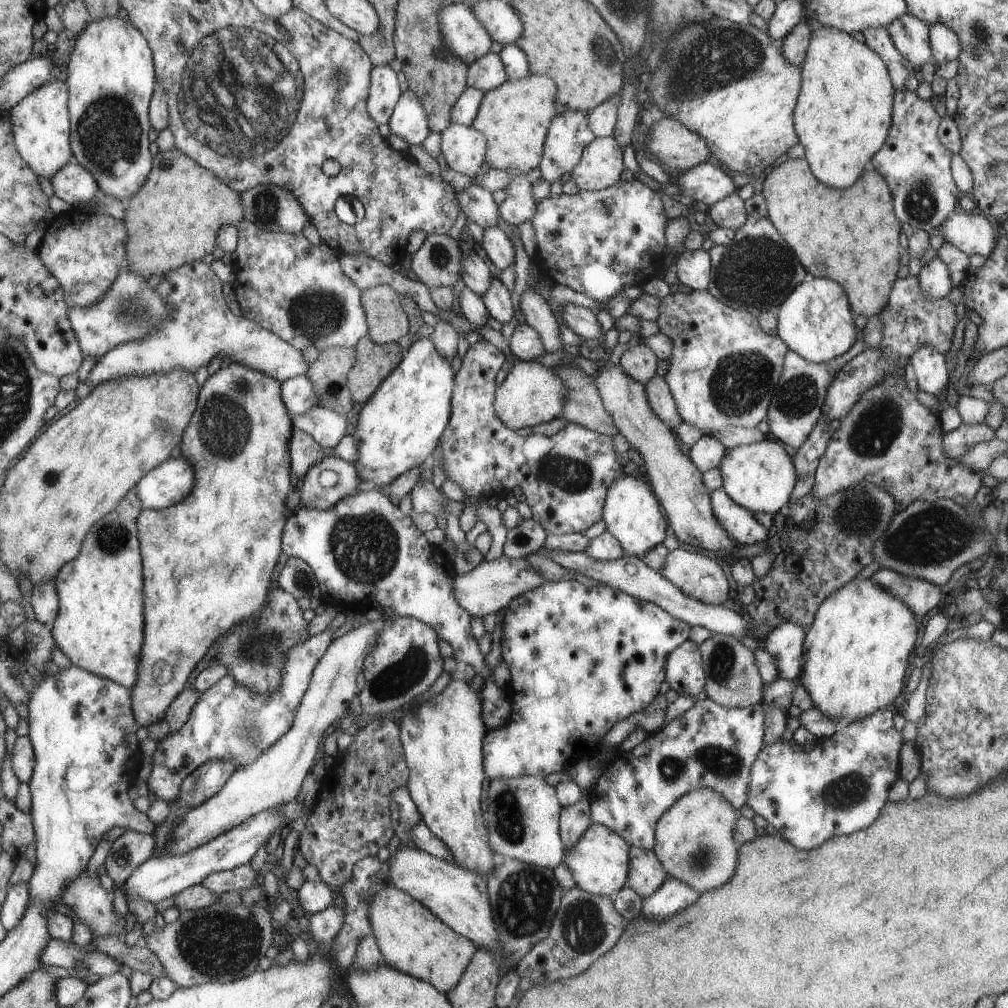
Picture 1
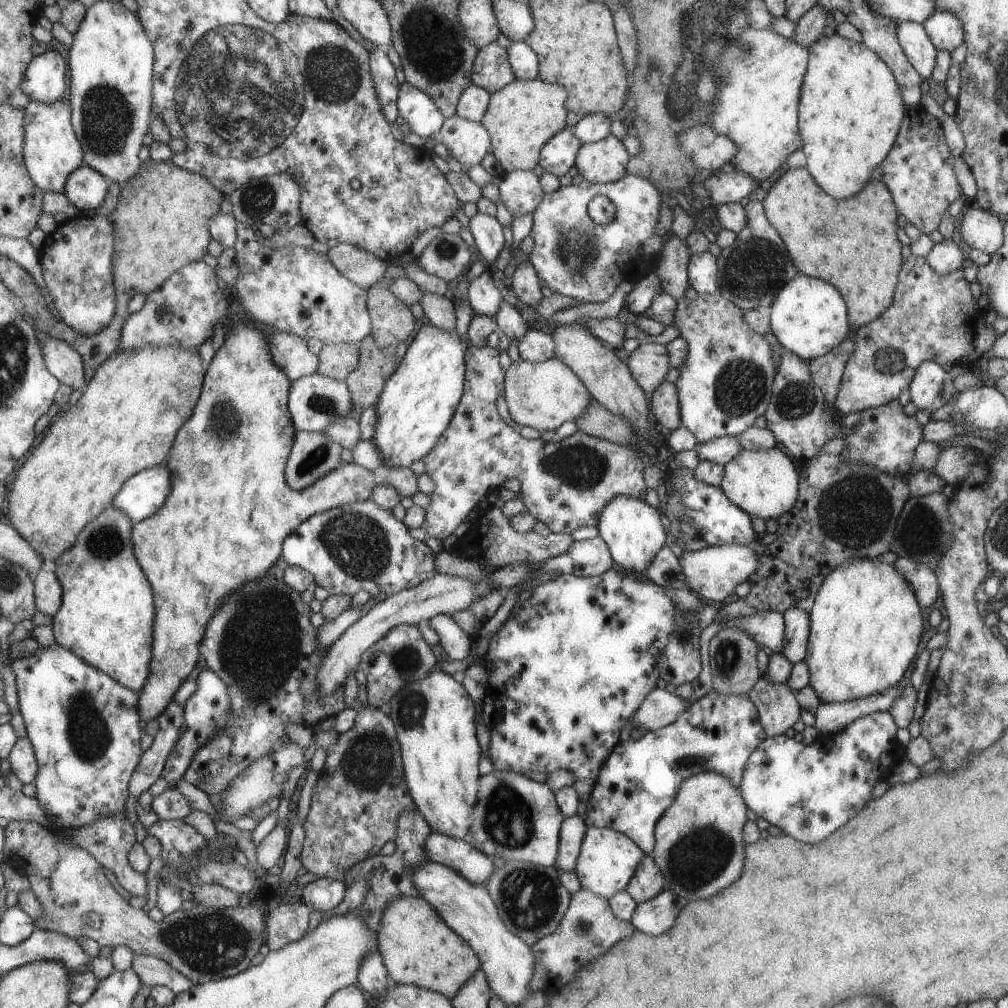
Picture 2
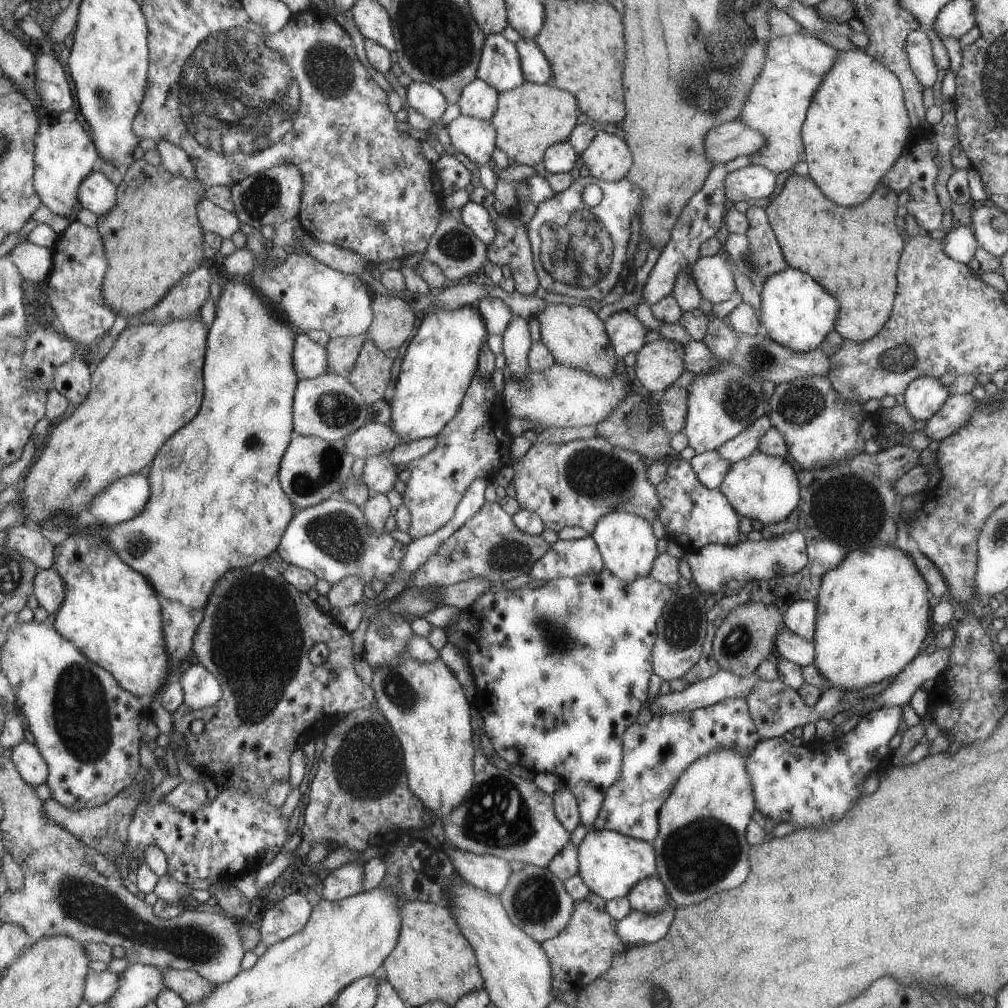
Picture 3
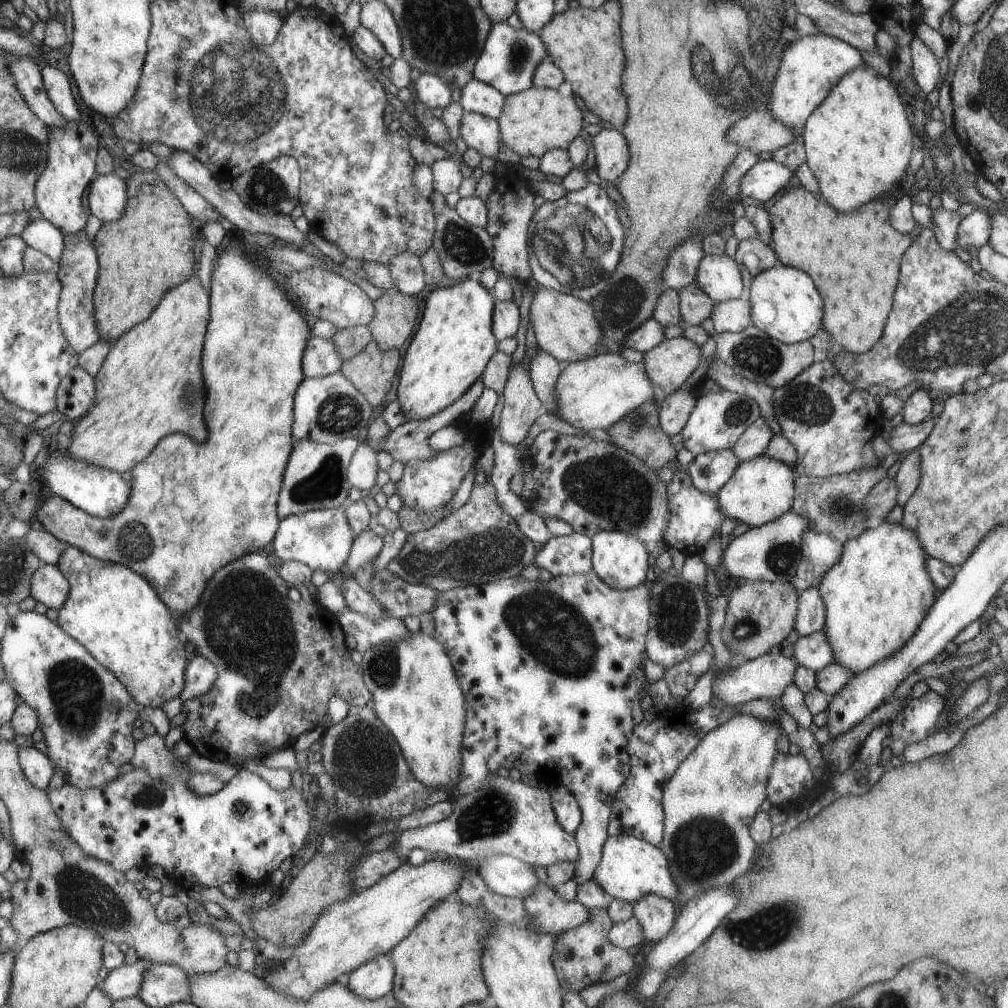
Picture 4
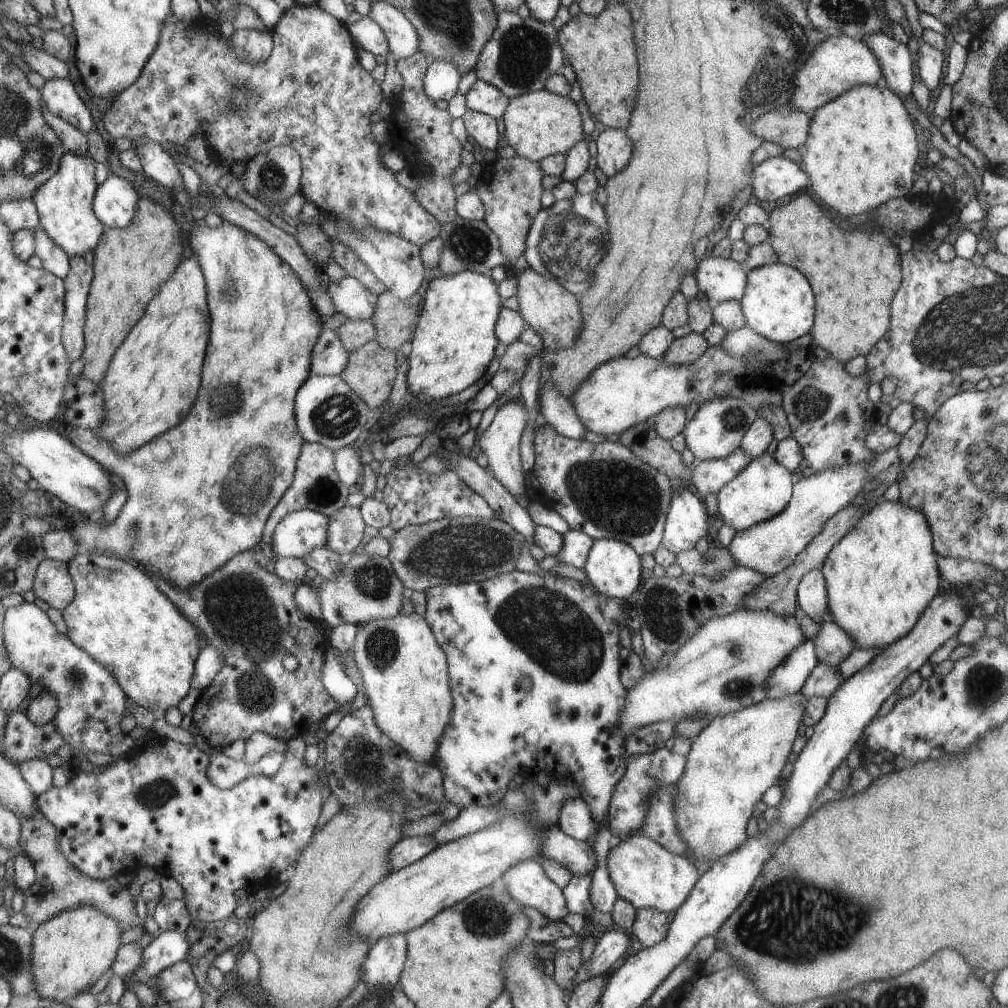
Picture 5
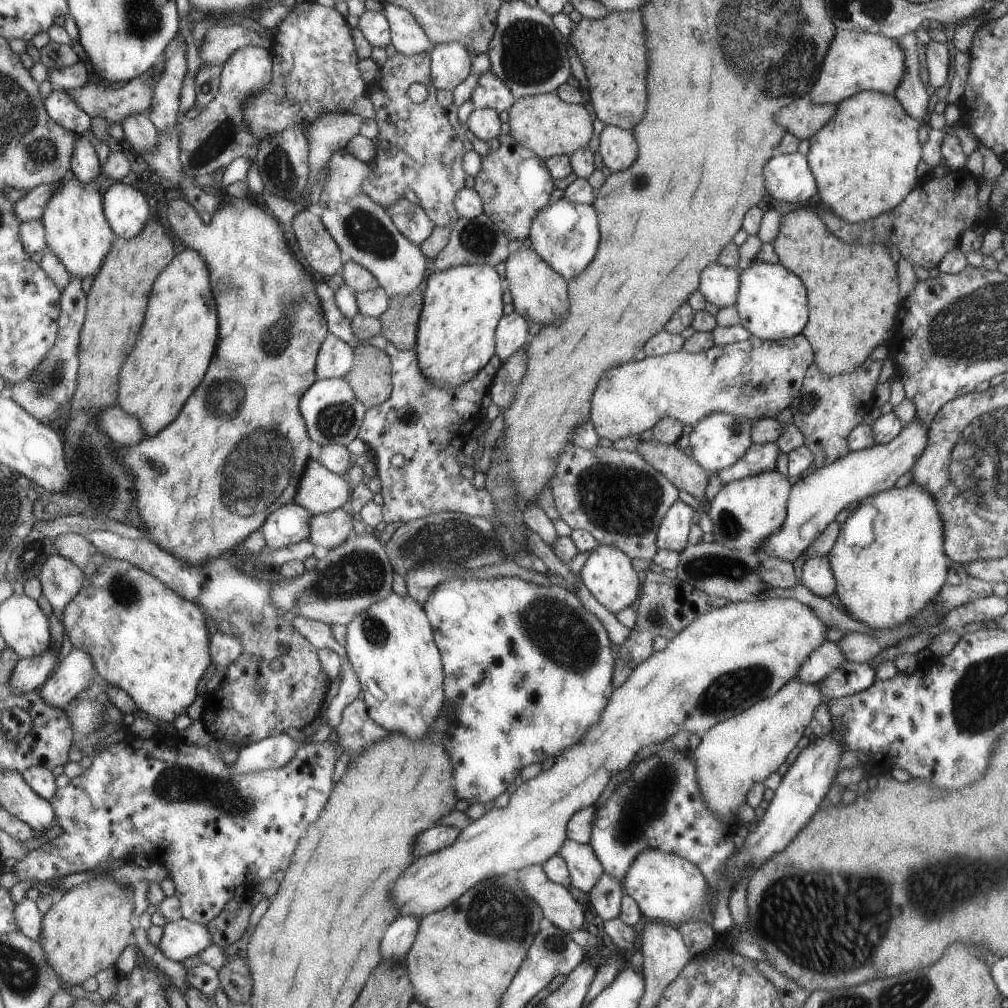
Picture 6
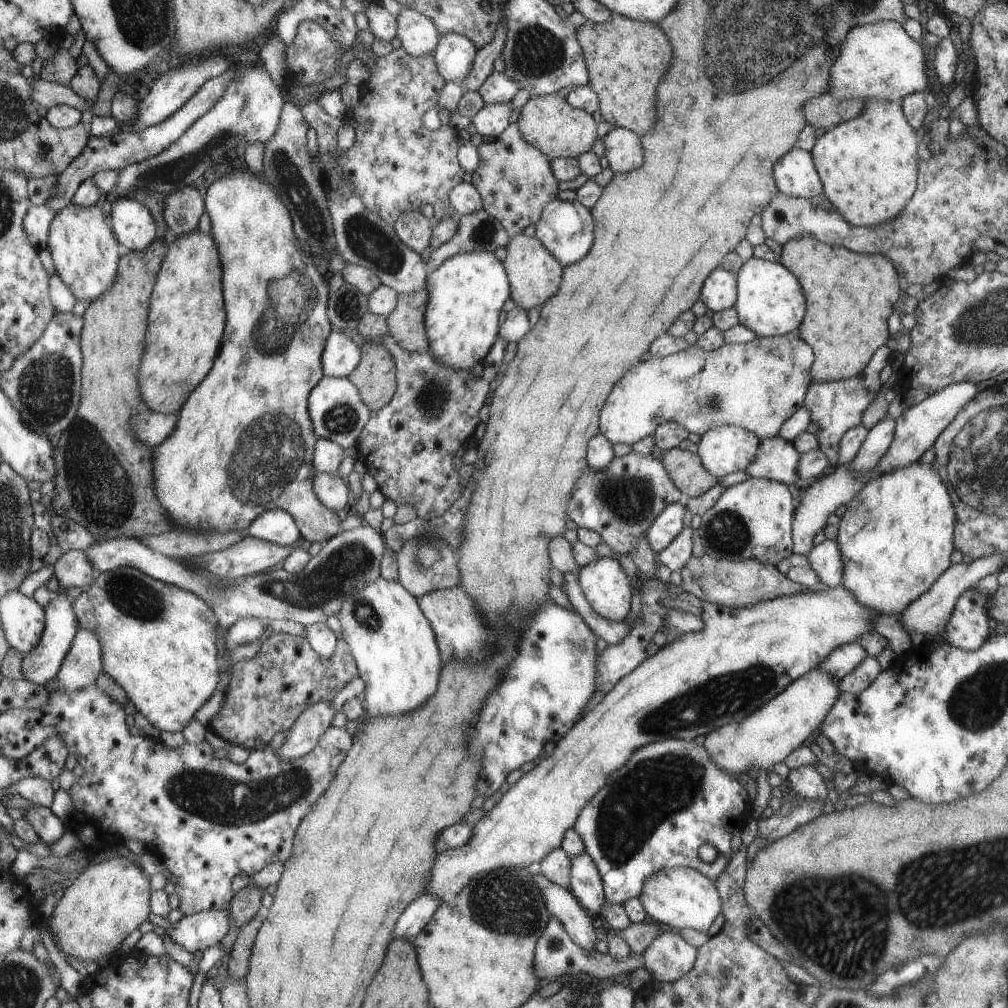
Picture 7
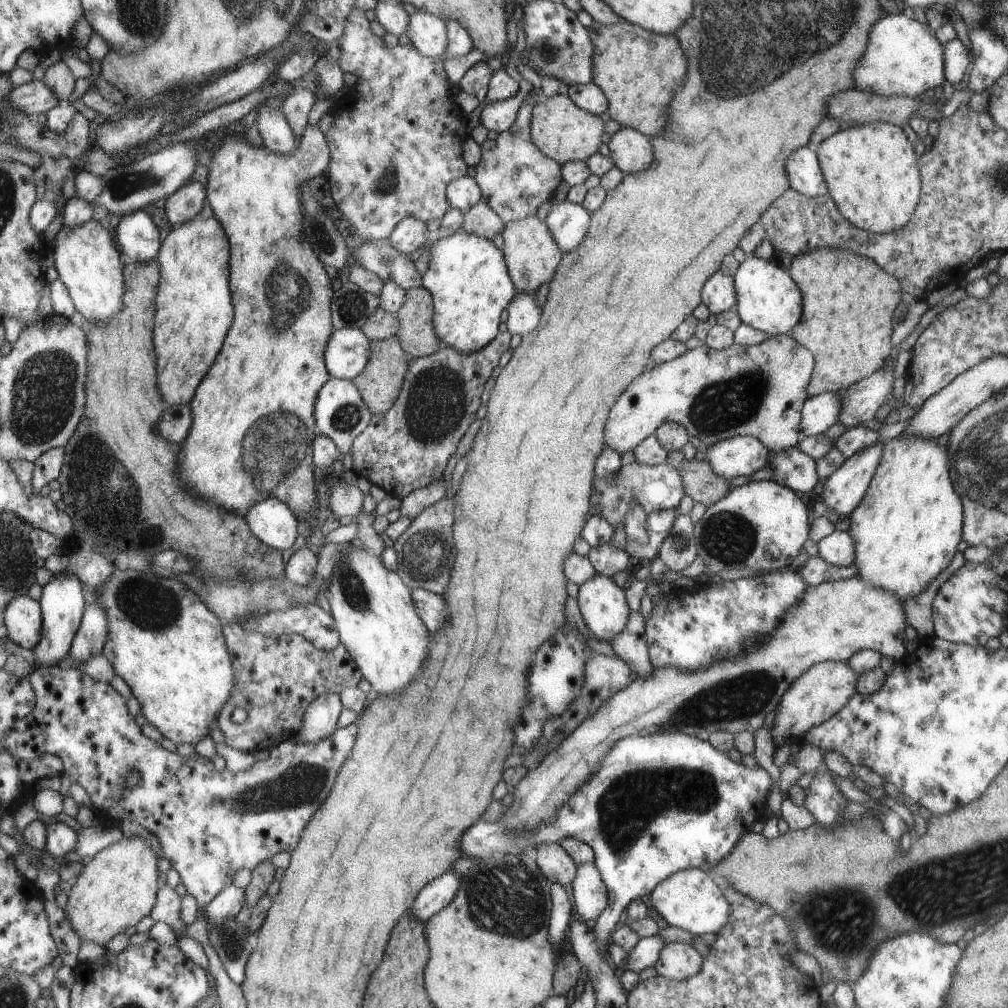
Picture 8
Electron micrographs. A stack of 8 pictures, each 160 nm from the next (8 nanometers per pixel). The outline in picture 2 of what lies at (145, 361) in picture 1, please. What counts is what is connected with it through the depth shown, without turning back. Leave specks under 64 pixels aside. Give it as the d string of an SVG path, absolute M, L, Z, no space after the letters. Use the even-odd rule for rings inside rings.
M202 260L182 266L161 288L149 293L143 308L127 319L117 352L138 351L148 345L173 345L193 351L201 343L211 340L213 322L223 322L227 314L227 302L223 292L217 290L215 273L214 268L209 268ZM266 329L265 334L272 361L288 375L291 382L316 372L319 364L318 355L314 355L308 349L304 339L289 333Z

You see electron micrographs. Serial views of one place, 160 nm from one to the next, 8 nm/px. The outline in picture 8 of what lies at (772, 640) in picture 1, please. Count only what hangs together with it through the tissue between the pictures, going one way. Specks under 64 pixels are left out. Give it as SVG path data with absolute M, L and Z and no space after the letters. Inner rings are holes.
M834 530L816 542L817 555L836 567L848 567L853 562L854 546L847 531Z

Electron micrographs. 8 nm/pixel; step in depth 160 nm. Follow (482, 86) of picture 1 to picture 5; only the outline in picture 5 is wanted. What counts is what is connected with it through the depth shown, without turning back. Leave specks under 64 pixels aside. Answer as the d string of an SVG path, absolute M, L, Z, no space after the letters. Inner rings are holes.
M514 11L496 13L496 28L472 68L475 76L497 87L508 99L543 89L544 82L561 69L564 55L556 43L557 28L531 16L524 20Z

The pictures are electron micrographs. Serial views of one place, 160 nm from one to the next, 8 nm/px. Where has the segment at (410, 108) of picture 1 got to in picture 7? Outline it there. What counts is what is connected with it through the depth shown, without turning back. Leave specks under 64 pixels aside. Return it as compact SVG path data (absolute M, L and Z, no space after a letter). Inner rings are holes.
M445 33L439 36L431 53L441 78L459 84L471 68L476 52L476 46L465 36Z

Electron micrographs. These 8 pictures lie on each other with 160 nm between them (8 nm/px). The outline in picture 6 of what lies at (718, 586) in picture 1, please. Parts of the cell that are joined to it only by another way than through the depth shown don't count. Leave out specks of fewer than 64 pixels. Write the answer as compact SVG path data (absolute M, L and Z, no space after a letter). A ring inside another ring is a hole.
M915 417L905 424L901 432L889 442L879 443L878 445L873 444L870 447L849 452L831 464L815 469L811 474L797 478L793 483L792 492L788 493L787 513L781 526L778 526L778 529L775 529L762 542L762 545L751 553L755 553L759 560L764 560L767 557L775 557L779 560L792 563L797 556L801 555L808 548L812 540L820 536L825 526L833 521L835 515L840 510L843 510L843 508L845 509L847 504L860 501L863 497L891 489L893 484L895 484L895 480L916 464L917 457L923 452L927 442L928 427L921 421L917 421Z

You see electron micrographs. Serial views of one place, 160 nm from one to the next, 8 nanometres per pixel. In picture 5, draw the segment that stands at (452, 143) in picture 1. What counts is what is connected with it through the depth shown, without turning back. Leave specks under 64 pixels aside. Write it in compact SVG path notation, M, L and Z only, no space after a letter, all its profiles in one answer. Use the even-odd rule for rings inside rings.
M467 109L461 116L469 142L487 150L497 149L499 132L495 127L495 119L485 113Z

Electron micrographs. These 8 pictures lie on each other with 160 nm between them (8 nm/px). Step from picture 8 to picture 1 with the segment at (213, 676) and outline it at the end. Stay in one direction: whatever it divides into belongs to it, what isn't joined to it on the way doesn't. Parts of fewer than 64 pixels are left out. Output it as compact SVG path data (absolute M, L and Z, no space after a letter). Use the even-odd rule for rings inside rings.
M133 487L112 513L106 514L93 525L84 540L81 554L69 561L55 578L60 596L60 609L52 628L56 646L71 660L72 665L114 680L129 689L137 682L140 652L144 645L144 558L138 531L143 510L140 492Z

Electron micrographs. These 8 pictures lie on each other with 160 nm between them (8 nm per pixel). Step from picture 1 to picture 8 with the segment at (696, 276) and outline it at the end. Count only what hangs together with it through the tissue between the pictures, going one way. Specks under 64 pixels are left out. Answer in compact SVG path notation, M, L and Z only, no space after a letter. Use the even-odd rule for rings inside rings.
M722 272L713 274L713 278L705 282L705 290L701 290L701 302L714 315L731 309L736 304L734 278Z

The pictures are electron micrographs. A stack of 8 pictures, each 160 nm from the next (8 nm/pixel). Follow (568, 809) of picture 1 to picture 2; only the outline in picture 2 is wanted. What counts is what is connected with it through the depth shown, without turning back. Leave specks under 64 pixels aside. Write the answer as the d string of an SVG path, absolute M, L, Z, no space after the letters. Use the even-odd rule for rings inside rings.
M577 812L564 817L560 824L559 850L555 868L562 871L573 871L573 867L580 849L580 844L585 834L585 826Z

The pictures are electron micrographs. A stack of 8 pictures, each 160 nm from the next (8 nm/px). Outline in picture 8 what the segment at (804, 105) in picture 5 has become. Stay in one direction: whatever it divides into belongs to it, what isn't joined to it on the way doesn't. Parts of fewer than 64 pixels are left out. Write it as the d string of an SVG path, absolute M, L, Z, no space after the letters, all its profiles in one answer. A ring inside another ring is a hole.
M902 12L896 15L885 14L869 29L864 53L852 70L853 87L884 97L905 95L915 98L925 90L935 88L944 81L944 52L941 52L941 45L931 36L927 25L920 24L913 17L909 18Z

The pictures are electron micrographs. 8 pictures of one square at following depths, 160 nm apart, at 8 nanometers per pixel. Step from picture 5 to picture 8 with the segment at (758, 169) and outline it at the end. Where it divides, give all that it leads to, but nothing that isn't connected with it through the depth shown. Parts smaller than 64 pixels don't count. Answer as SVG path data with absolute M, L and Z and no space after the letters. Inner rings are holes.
M807 146L797 148L793 154L789 154L789 162L785 162L785 174L789 174L789 188L807 198L828 192L816 152Z

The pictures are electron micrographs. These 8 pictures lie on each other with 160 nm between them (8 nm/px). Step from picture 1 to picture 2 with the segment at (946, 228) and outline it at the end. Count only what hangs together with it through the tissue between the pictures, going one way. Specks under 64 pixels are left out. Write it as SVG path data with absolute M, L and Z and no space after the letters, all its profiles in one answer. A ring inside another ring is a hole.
M970 208L961 218L959 234L971 249L990 255L1003 242L1003 226L1003 220L999 216L981 208Z

